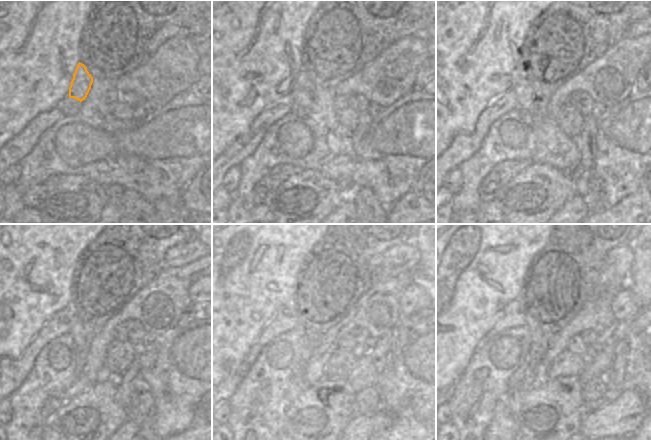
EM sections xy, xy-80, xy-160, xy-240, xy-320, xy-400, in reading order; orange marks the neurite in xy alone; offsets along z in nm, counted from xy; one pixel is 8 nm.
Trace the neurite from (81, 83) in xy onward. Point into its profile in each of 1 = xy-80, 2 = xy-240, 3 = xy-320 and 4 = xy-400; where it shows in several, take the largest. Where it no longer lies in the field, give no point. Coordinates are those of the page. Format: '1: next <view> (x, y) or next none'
1: next xy-80 (304, 91)
2: next xy-240 (82, 334)
3: next xy-320 (298, 385)
4: next xy-400 (512, 398)

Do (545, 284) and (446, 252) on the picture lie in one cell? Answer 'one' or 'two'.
two

